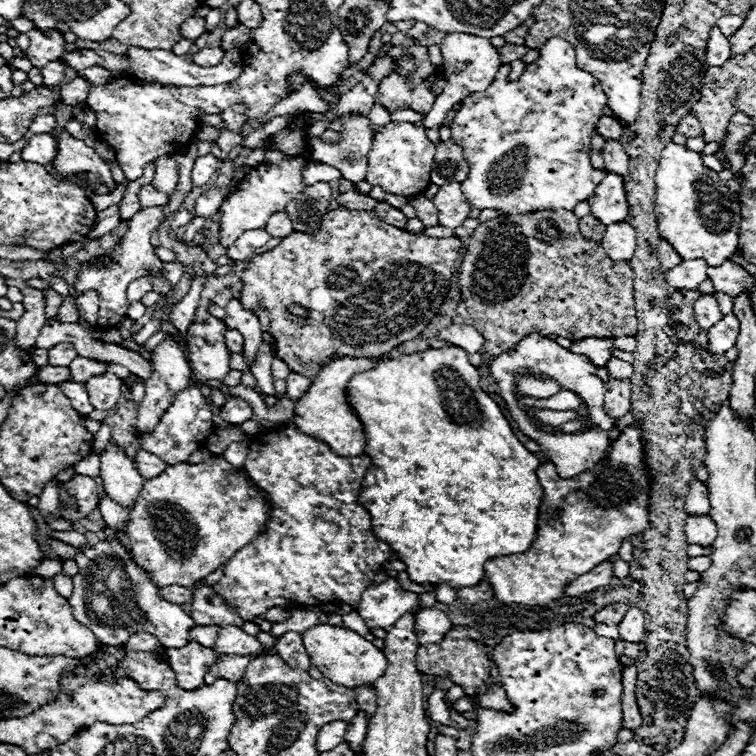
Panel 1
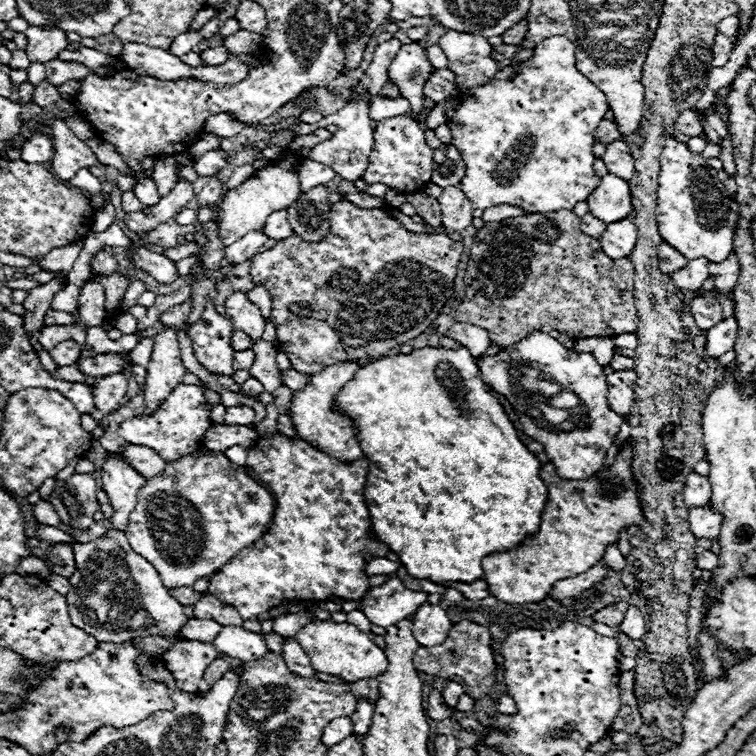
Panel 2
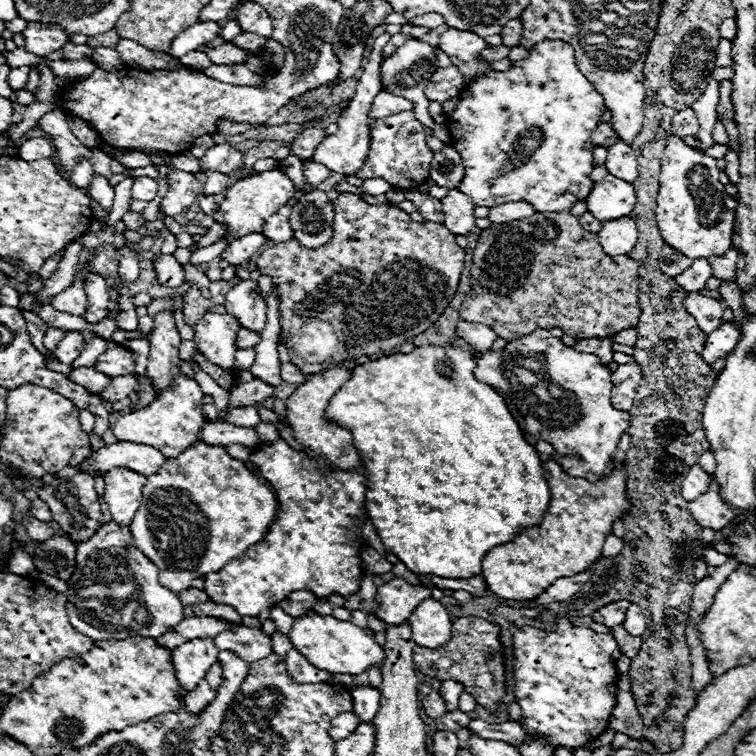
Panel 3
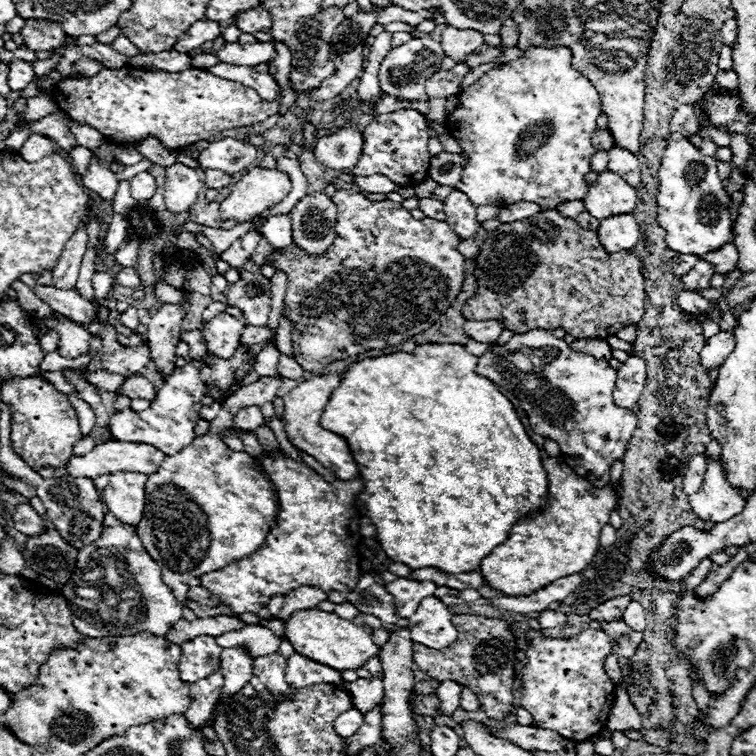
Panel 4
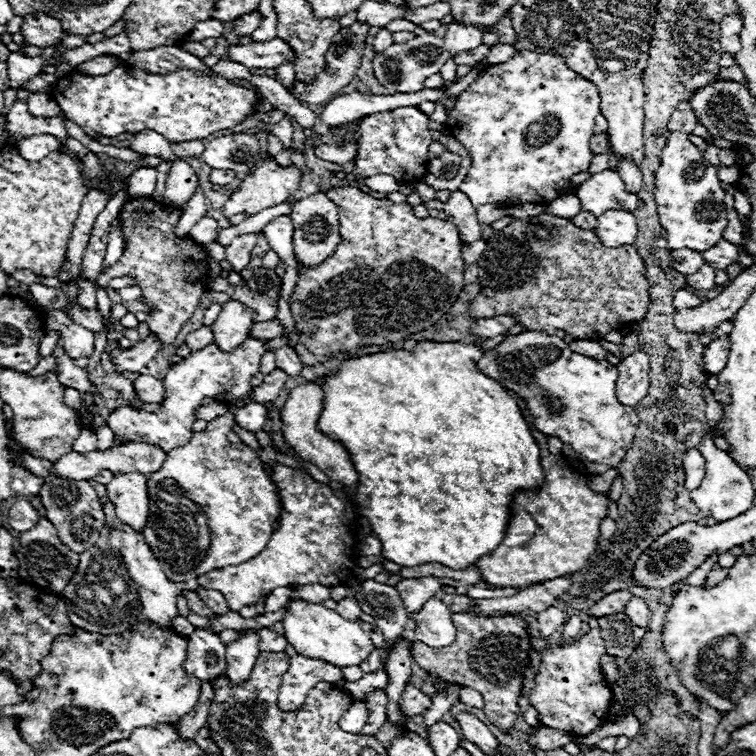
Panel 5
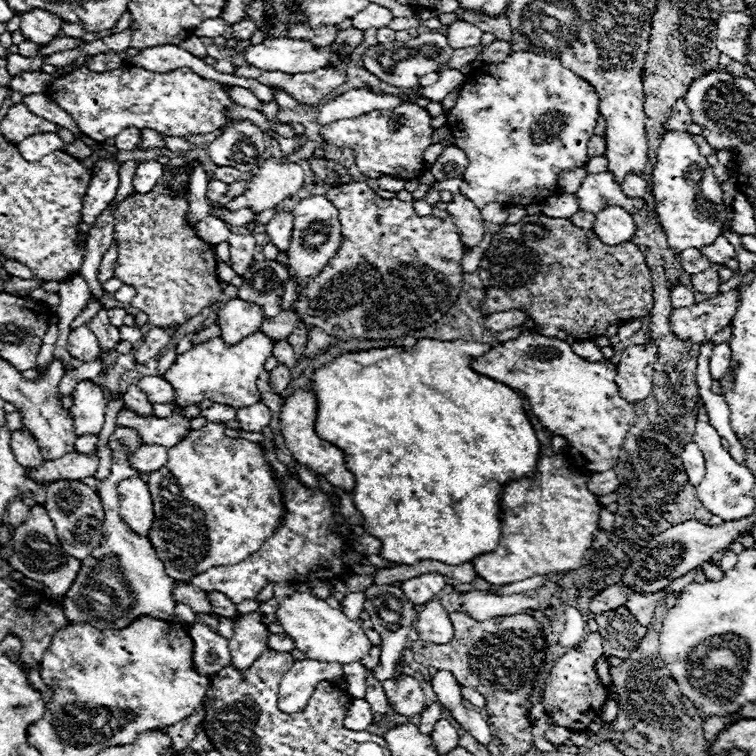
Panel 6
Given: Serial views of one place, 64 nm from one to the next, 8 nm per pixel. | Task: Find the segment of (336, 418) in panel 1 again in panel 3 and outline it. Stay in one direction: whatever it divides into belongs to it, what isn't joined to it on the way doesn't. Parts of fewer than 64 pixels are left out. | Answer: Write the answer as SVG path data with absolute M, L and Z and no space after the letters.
M334 366L334 368L328 368L324 370L322 374L314 374L308 382L304 382L302 386L296 388L296 392L288 398L286 402L286 420L294 432L294 438L310 448L312 452L320 454L328 464L332 464L334 468L342 468L342 470L350 470L350 468L356 468L360 464L360 454L354 446L354 438L352 438L352 432L344 426L338 426L338 424L332 424L324 418L326 414L326 406L330 402L330 398L342 388L344 382L348 382L352 376L352 370L350 368L340 368L340 366Z

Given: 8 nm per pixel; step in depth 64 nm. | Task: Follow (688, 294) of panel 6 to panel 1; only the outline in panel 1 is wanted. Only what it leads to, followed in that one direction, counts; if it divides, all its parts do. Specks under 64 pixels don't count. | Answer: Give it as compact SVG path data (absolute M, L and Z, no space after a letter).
M706 294L694 304L694 316L698 320L698 326L712 328L718 320L722 320L722 312L718 308L718 302L714 296Z

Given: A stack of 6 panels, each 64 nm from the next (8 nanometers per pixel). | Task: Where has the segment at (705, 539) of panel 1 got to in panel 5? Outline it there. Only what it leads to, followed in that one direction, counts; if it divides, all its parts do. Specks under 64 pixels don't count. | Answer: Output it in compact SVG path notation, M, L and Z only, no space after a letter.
M712 432L702 440L698 450L706 458L706 476L704 476L700 488L690 492L690 498L694 500L694 504L700 508L702 514L716 518L718 522L724 522L724 520L730 520L730 518L744 514L750 508L752 498L754 498L754 488L752 488L750 476L744 470L740 470L726 452L722 452L714 446L714 434Z

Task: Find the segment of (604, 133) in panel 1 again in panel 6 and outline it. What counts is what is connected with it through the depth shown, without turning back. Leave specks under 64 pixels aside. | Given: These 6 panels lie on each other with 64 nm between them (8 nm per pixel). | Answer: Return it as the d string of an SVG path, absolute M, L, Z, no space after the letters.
M594 136L588 144L588 156L602 156L606 150L606 144L604 144L604 136Z

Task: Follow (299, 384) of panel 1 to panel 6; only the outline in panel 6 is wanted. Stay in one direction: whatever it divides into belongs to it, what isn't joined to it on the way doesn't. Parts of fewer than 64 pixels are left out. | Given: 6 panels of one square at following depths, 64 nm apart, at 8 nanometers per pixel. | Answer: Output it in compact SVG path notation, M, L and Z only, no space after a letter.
M278 340L278 342L274 344L274 352L272 352L272 356L274 356L278 362L286 364L290 370L292 370L292 368L298 364L296 354L294 354L292 346L290 346L286 340Z

